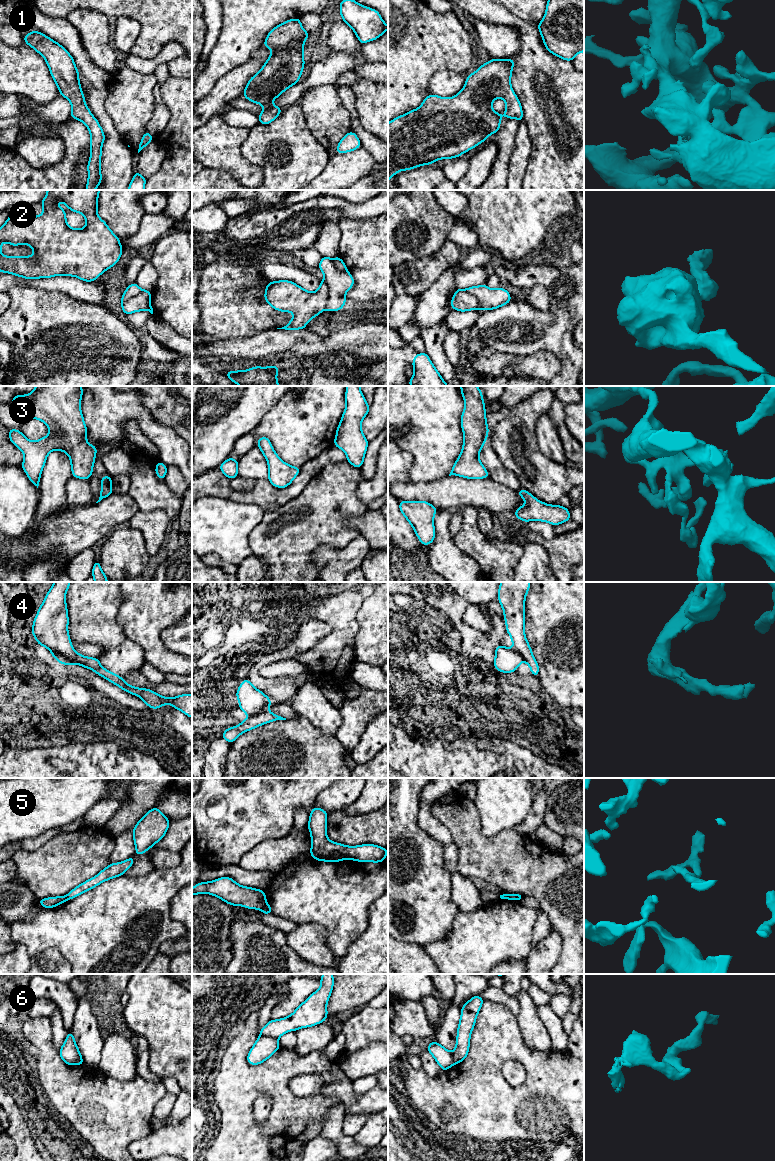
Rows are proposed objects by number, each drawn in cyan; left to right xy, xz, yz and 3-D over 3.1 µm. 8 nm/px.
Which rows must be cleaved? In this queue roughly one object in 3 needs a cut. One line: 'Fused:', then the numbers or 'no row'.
Fused: 2, 4, 5, 6

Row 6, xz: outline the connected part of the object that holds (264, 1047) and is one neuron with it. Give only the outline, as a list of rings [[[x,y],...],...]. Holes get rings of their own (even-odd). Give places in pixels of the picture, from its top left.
[[[260,1035],[248,1053],[247,1062],[250,1065],[261,1064],[278,1049],[280,1049],[278,1039]]]

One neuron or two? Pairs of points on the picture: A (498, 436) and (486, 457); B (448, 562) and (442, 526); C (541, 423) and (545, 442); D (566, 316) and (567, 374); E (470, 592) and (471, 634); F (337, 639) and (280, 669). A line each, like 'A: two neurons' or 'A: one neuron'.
A: two neurons
B: one neuron
C: one neuron
D: one neuron
E: two neurons
F: two neurons

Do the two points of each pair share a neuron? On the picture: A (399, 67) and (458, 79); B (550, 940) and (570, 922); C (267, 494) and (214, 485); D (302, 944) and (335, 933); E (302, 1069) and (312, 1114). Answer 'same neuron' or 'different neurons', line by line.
A: different neurons
B: different neurons
C: same neuron
D: different neurons
E: same neuron

